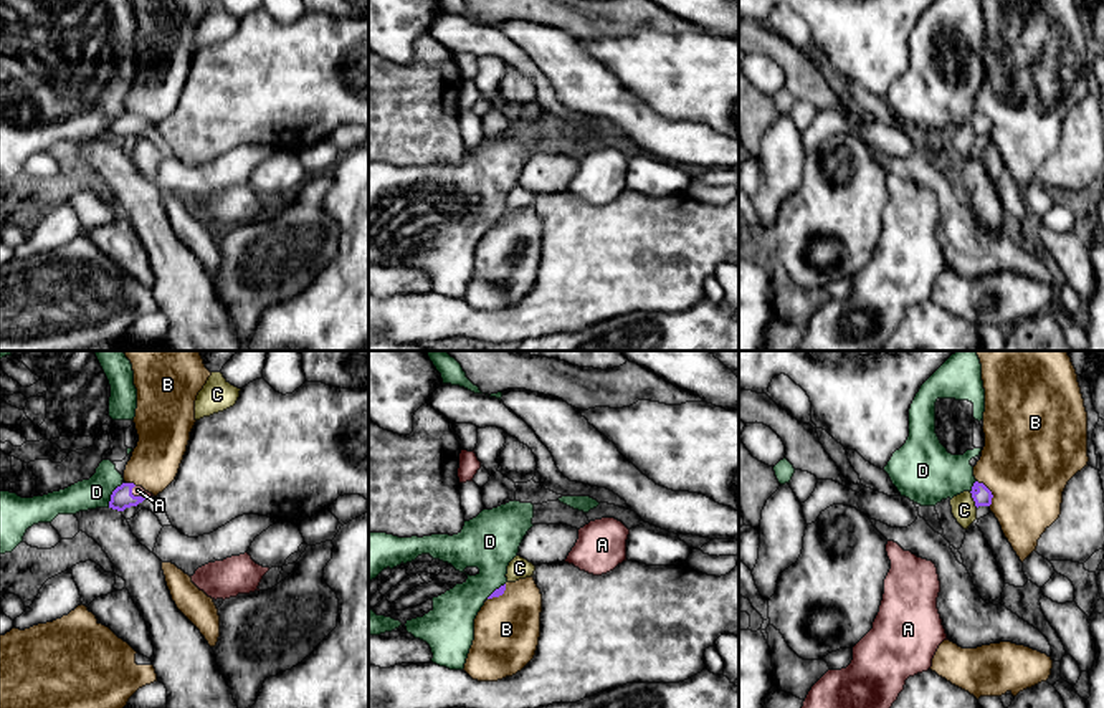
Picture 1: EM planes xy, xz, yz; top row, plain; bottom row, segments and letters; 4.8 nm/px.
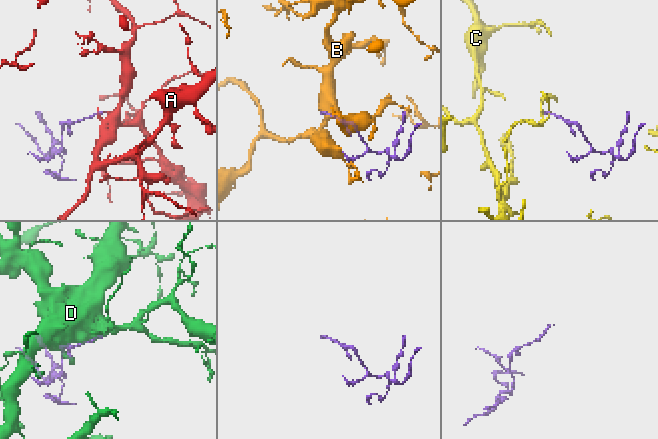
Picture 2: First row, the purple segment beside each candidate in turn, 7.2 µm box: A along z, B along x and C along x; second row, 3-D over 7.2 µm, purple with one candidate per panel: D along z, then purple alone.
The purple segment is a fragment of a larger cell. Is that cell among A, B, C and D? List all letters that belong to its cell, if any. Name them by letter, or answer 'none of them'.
A

